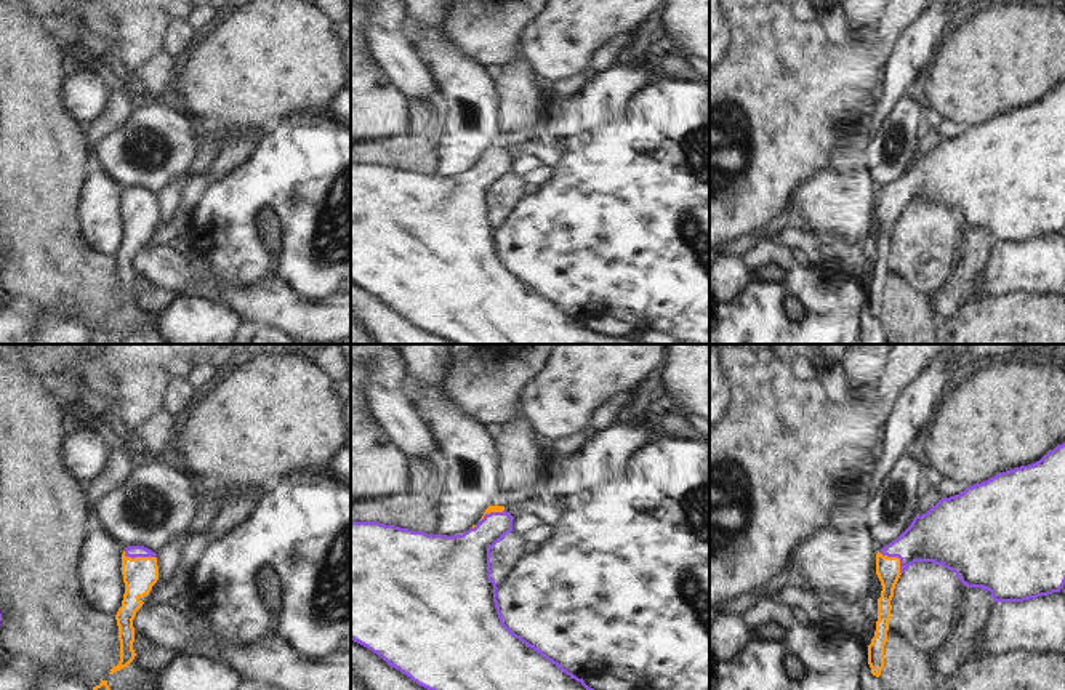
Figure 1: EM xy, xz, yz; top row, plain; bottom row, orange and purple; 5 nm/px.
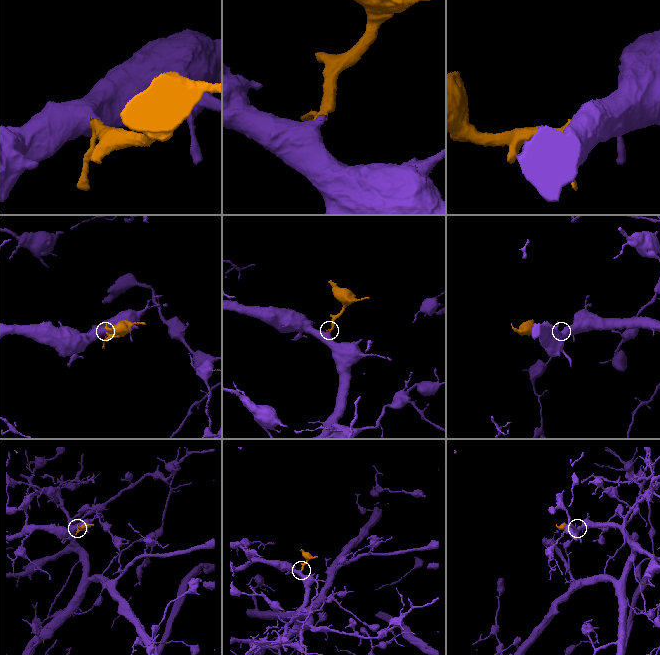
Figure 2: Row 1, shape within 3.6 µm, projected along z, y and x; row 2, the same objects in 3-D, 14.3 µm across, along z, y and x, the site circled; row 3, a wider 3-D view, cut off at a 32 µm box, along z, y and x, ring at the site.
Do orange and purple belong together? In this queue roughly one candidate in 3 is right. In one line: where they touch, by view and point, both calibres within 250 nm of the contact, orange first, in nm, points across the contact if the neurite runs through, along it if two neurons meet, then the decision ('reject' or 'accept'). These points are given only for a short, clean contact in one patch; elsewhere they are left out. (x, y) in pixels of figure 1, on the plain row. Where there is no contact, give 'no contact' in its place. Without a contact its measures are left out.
xy (138, 199) | 170/60 nm | across xy (140, 215), (138, 199), (133, 192) | accept

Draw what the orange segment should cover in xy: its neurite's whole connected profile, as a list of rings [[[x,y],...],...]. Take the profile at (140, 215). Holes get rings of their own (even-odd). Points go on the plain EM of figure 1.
[[[144,187],[125,189],[122,195],[122,216],[125,224],[125,235],[122,248],[115,261],[119,267],[120,303],[111,311],[114,315],[127,309],[136,298],[133,291],[135,269],[133,261],[136,253],[143,248],[143,239],[147,237],[159,221],[157,195]]]

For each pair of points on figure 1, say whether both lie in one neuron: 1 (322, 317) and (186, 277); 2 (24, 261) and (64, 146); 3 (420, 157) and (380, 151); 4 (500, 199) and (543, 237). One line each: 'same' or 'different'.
1: same
2: same
3: same
4: different

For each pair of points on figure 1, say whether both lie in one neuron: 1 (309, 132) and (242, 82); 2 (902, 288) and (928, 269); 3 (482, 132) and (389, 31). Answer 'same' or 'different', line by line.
1: different
2: different
3: different

